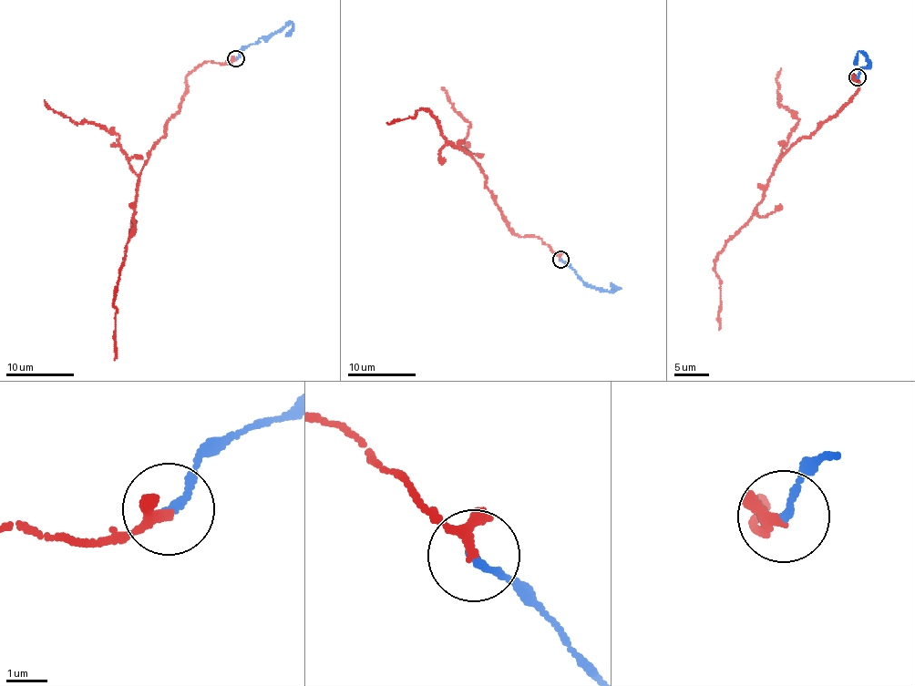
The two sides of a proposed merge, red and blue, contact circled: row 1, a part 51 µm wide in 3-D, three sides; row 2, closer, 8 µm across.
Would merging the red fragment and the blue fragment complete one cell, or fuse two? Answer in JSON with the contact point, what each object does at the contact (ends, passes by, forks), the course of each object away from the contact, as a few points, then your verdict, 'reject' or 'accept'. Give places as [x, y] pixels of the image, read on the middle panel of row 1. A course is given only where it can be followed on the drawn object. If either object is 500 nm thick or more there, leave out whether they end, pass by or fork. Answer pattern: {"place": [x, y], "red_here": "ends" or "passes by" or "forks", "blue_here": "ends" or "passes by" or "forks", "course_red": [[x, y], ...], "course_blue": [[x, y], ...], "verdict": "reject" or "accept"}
{"place": [560, 259], "red_here": "ends", "blue_here": "ends", "course_red": [[560, 259], [541, 240], [510, 231], [486, 179], [469, 155], [440, 133], [435, 117], [424, 108], [386, 123]], "course_blue": [[560, 259], [576, 271], [584, 282], [603, 291], [619, 289], [611, 282]], "verdict": "accept"}

